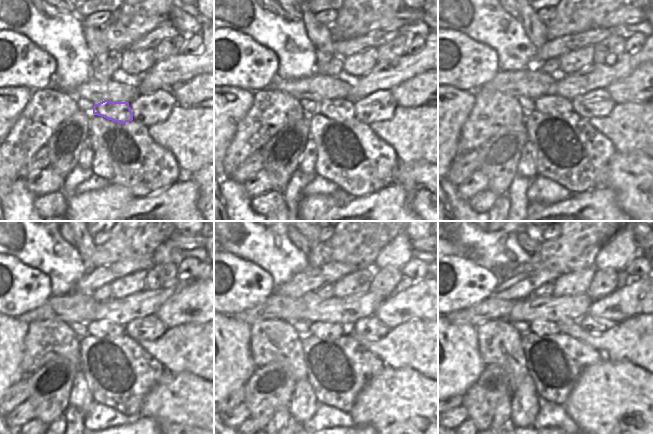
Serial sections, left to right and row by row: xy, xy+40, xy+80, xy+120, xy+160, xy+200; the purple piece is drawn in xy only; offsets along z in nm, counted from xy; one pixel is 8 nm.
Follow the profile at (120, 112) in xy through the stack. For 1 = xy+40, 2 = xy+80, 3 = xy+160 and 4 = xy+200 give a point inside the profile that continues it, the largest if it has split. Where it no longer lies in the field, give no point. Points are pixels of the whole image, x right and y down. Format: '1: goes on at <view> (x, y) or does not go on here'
1: goes on at xy+40 (340, 109)
2: goes on at xy+80 (554, 105)
3: goes on at xy+160 (319, 329)
4: goes on at xy+200 (539, 327)

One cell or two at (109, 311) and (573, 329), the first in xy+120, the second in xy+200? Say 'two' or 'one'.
two

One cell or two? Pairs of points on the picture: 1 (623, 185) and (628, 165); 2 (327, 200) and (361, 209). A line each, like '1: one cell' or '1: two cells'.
1: one cell
2: two cells

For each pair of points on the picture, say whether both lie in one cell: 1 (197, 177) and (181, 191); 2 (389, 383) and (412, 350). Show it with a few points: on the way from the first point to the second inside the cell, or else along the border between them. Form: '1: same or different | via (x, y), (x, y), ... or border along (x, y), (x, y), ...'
1: different | border along (190, 174), (193, 182), (198, 187), (197, 204)
2: different | border along (385, 365), (413, 368), (422, 374)

